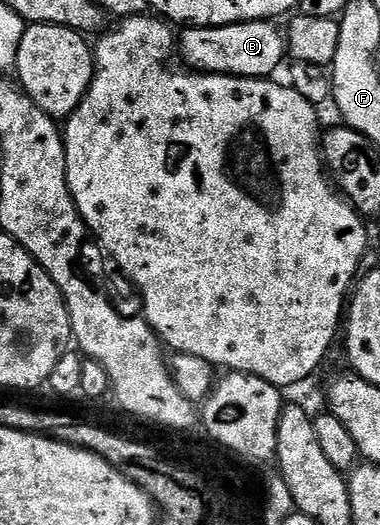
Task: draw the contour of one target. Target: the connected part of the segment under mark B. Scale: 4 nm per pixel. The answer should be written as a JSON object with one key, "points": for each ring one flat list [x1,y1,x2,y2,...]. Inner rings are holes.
{"points":[[267,20,264,22,237,22,236,24,228,24,227,26,191,26,189,28,183,29,183,34,180,34,180,58,183,58,185,65,189,69,199,73,199,74,227,74,233,78,270,78,278,70,278,65,282,61,287,61,288,58,288,43,286,41,286,35,284,33,283,27,278,27,279,23,274,20]]}

